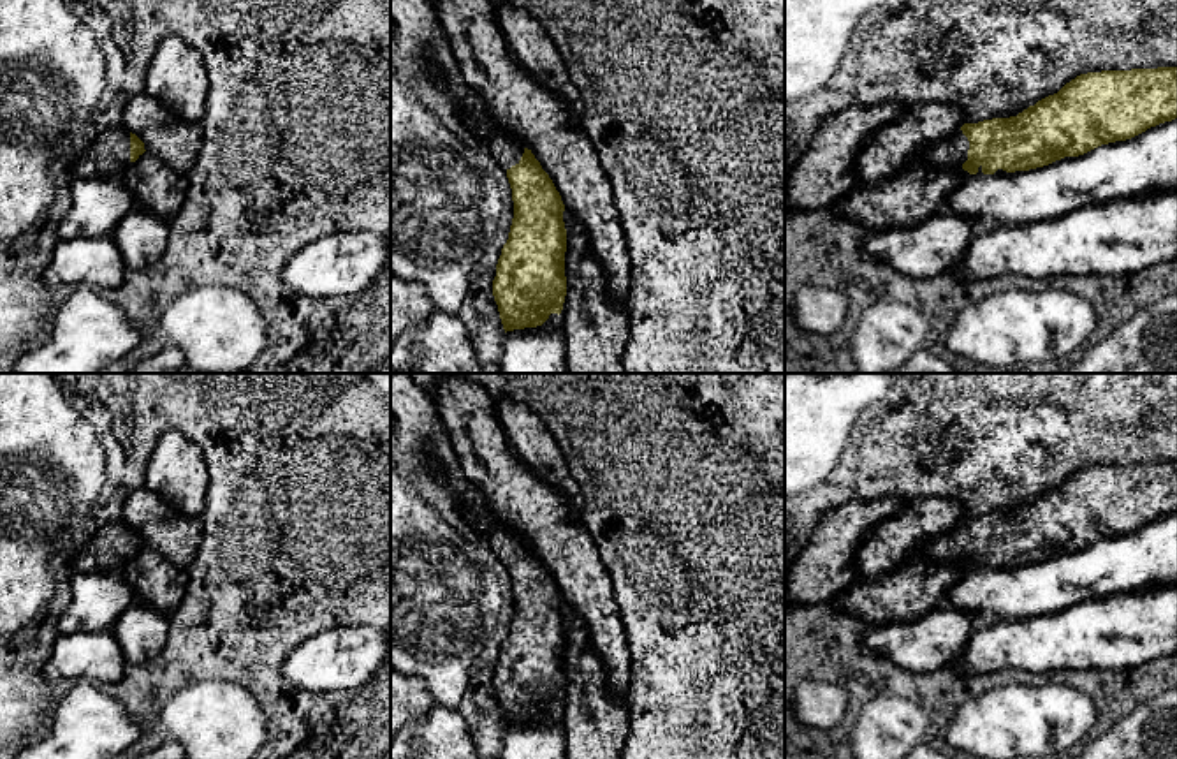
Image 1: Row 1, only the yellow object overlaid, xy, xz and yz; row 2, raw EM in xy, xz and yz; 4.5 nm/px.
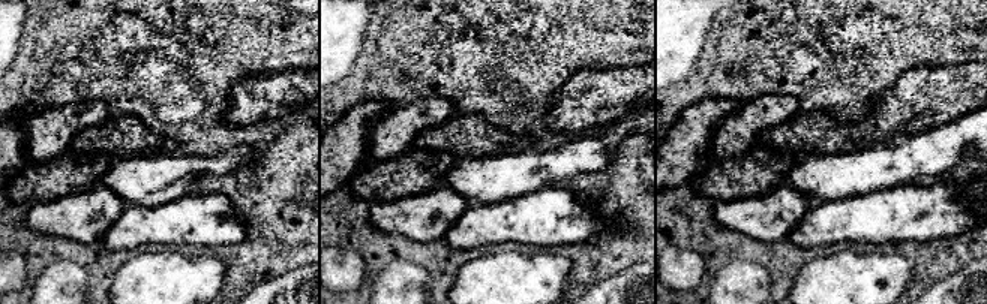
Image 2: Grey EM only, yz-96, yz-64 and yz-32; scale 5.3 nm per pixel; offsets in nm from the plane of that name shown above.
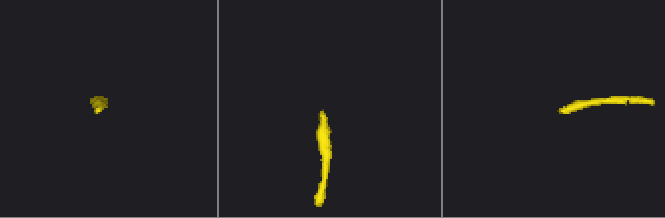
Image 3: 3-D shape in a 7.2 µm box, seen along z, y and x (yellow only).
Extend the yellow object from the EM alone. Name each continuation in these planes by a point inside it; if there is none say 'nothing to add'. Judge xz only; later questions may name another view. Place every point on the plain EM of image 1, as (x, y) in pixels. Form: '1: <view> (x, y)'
1: xz (505, 541)

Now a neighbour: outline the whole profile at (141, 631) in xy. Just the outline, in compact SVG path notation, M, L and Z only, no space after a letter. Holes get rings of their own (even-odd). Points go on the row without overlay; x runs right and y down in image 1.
M134 602L113 622L109 632L128 666L146 664L167 646L169 618L148 604Z

